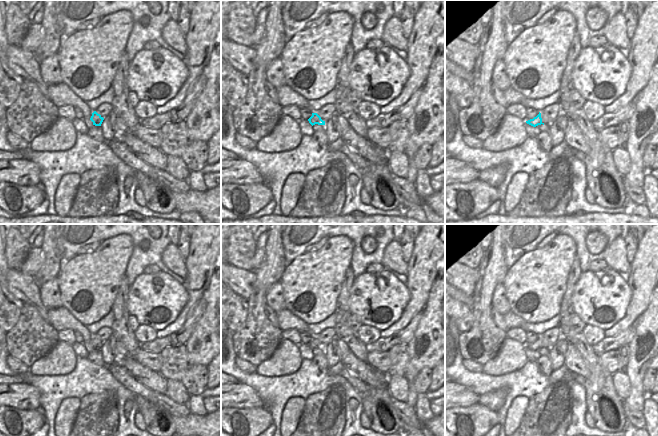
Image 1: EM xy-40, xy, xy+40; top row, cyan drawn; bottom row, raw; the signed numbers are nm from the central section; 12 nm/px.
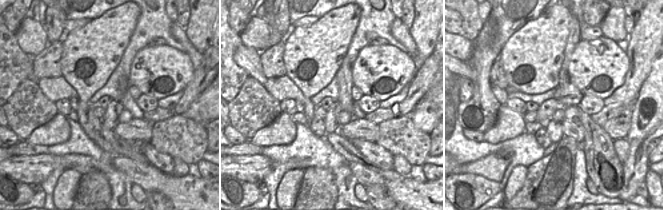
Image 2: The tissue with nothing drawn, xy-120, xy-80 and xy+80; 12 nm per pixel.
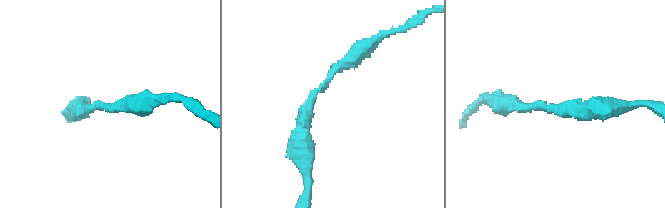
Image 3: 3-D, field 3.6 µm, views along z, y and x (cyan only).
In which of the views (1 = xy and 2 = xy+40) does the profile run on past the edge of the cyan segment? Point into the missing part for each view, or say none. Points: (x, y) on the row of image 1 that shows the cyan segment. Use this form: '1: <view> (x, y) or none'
1: none
2: none

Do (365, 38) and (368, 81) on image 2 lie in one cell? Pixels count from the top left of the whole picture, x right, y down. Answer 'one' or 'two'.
two

